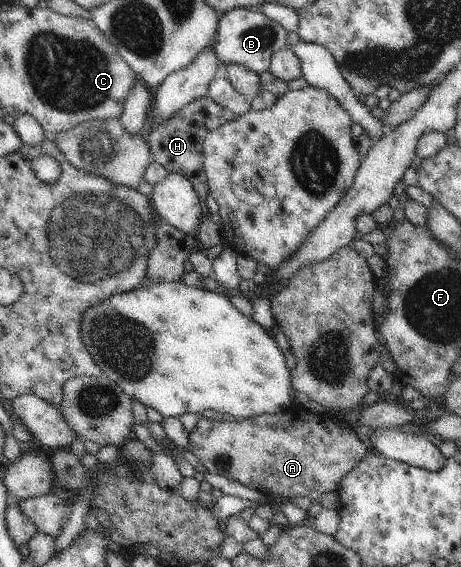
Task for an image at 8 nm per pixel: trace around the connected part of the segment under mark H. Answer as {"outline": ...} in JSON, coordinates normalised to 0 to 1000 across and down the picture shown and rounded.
{"outline":[[[451,169],[412,180],[408,187],[399,187],[390,198],[382,198],[382,205],[373,205],[360,219],[338,222],[334,229],[321,236],[325,245],[328,284],[343,286],[356,293],[369,305],[399,307],[425,335],[436,354],[453,349],[451,328],[447,328],[447,310],[443,310],[443,272],[438,254],[443,243],[469,226],[477,226],[482,219],[499,215],[512,208],[512,201],[495,190],[466,183]]]}

